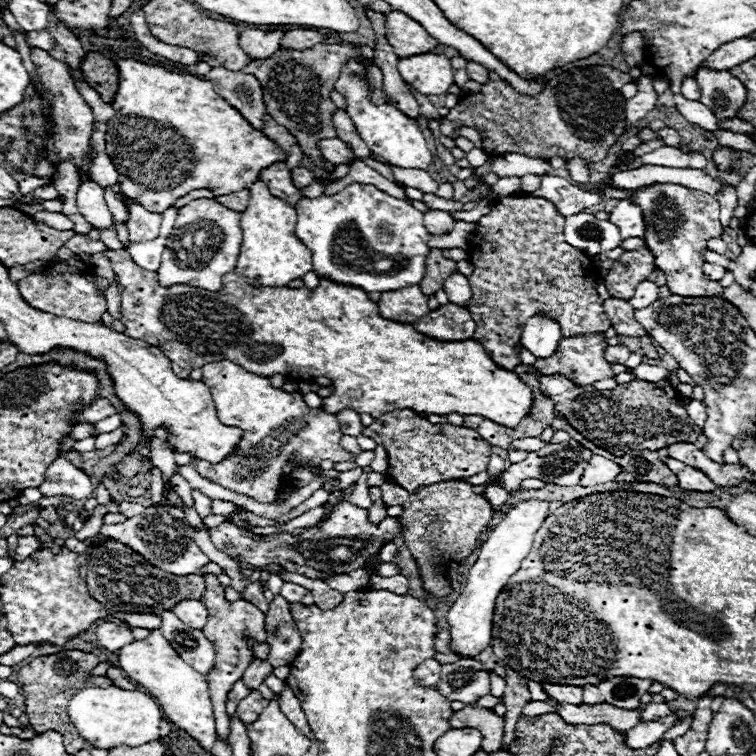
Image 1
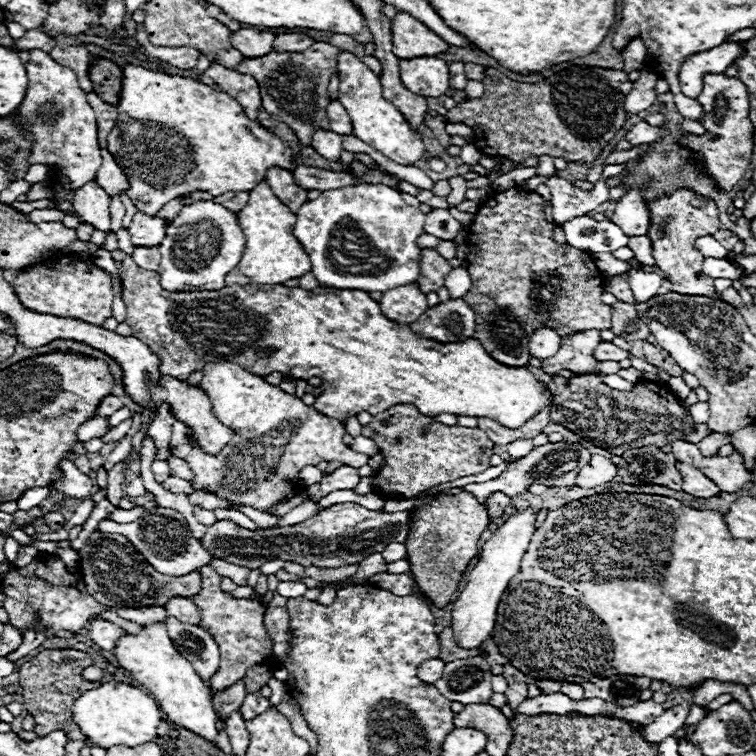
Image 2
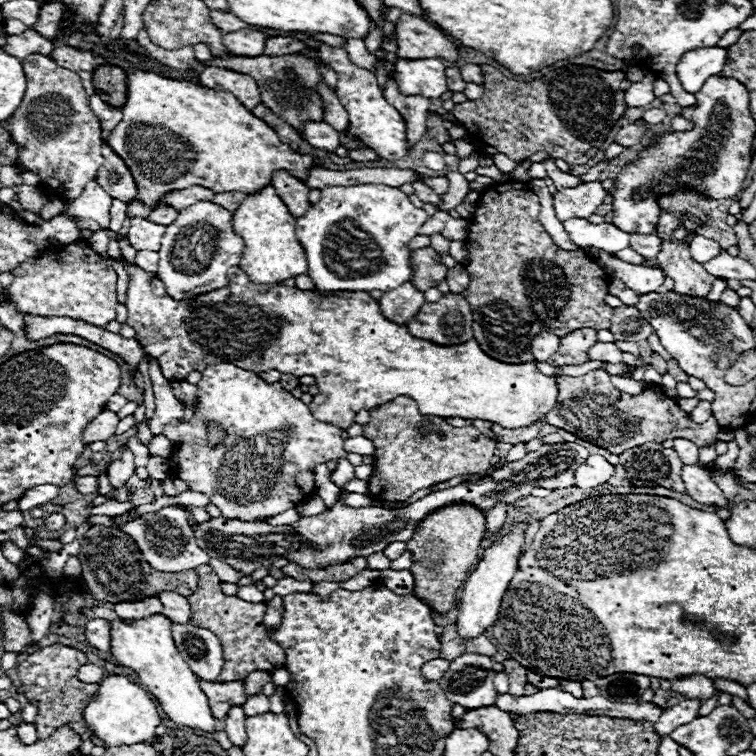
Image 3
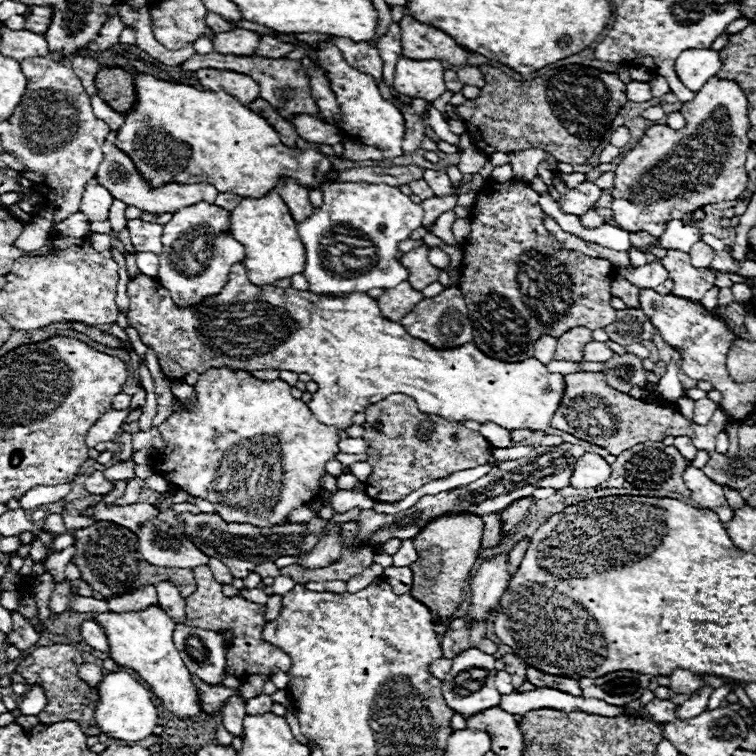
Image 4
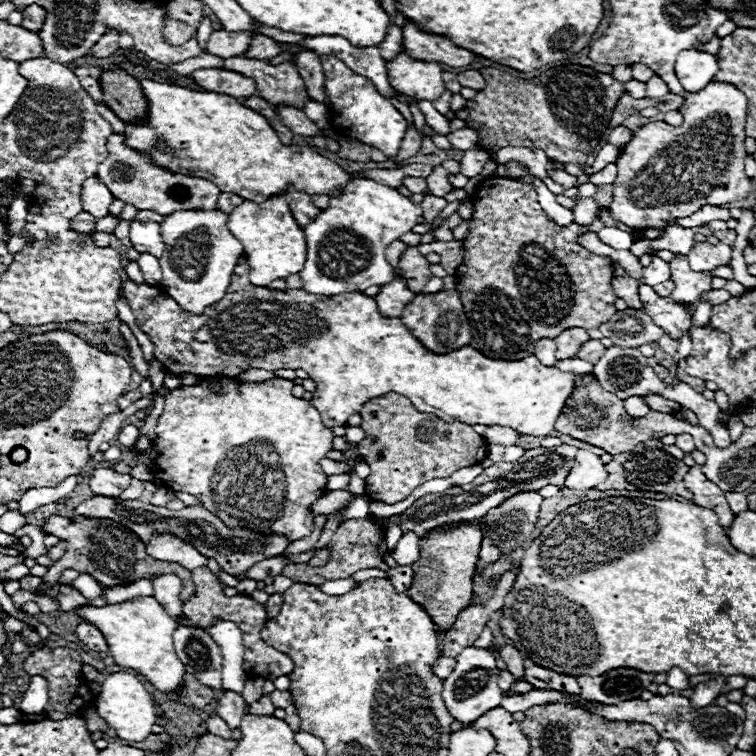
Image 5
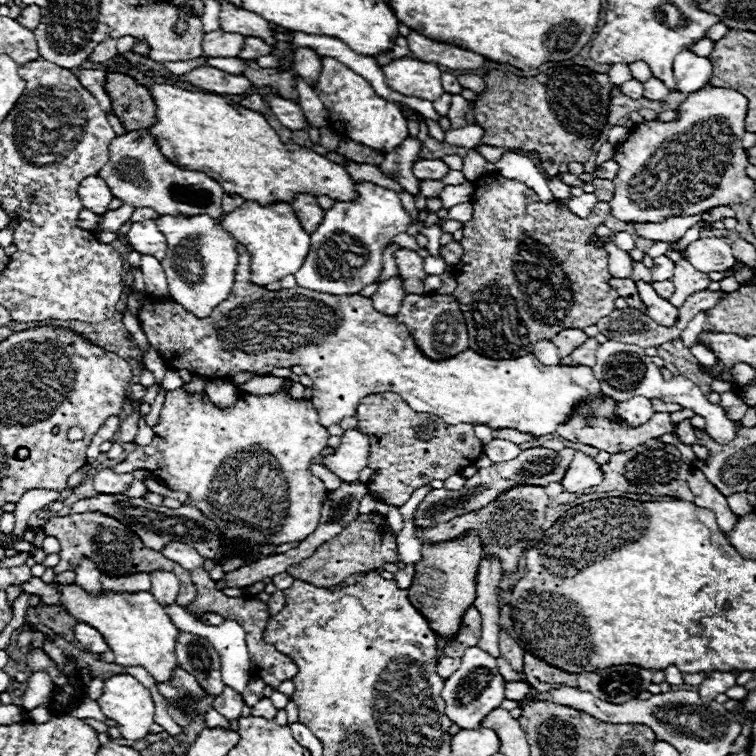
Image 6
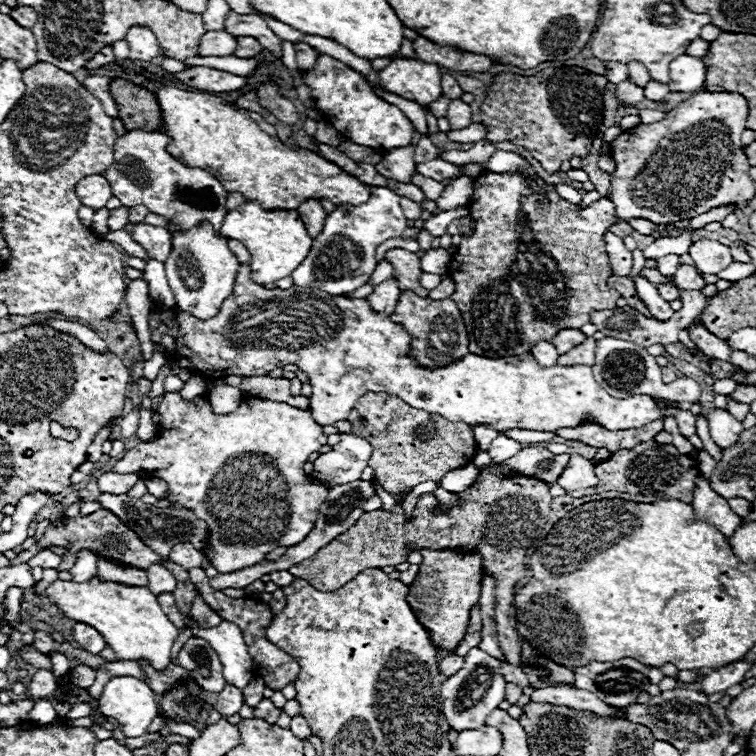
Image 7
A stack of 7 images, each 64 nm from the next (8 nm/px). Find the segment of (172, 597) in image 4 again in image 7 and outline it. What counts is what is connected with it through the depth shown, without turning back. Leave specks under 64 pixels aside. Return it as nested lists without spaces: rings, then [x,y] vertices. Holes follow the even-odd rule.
[[[152,564],[146,572],[148,572],[148,588],[152,592],[156,592],[156,596],[160,596],[164,592],[174,592],[176,578],[172,576],[170,570],[166,570],[160,564]]]

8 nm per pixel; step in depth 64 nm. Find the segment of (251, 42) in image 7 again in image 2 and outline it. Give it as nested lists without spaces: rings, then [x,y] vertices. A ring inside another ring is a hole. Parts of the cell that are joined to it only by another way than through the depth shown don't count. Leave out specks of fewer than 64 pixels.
[[[280,34],[274,40],[274,50],[276,52],[304,52],[306,48],[310,48],[316,40],[308,34]]]

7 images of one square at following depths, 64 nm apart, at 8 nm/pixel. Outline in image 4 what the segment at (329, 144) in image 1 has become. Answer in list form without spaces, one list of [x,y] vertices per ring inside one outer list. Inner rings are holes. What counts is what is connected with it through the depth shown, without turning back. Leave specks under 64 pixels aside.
[[[292,116],[290,124],[296,128],[298,136],[312,142],[312,144],[338,144],[342,142],[342,132],[338,128],[334,128],[332,124],[326,124],[318,118],[312,116]]]

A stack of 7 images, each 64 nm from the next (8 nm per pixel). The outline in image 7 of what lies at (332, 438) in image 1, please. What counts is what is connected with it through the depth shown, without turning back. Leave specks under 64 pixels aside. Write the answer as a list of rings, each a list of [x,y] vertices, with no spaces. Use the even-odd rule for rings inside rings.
[[[164,392],[158,414],[158,436],[150,444],[138,444],[128,450],[112,470],[116,474],[148,470],[154,478],[164,480],[170,490],[168,498],[174,502],[172,508],[188,508],[208,524],[210,544],[206,558],[218,572],[248,568],[262,562],[276,546],[290,548],[308,536],[316,524],[318,508],[328,496],[328,488],[310,482],[304,472],[308,456],[326,444],[326,434],[322,426],[314,422],[310,408],[302,410],[284,402],[246,398],[236,412],[216,414],[204,396],[184,400],[180,392]]]

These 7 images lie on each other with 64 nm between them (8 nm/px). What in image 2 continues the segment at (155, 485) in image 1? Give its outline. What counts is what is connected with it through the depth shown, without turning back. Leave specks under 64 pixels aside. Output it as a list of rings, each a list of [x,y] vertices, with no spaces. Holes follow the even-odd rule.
[[[160,460],[153,461],[151,464],[151,471],[158,483],[163,483],[171,475],[168,463]]]

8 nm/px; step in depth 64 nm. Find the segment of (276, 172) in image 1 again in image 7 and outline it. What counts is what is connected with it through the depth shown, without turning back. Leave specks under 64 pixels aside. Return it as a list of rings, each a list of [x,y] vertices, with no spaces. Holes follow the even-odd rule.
[[[310,198],[310,200],[304,200],[296,210],[300,212],[300,218],[304,220],[304,226],[308,228],[308,234],[314,238],[316,232],[322,230],[324,220],[326,220],[326,216],[328,216],[328,214],[324,212],[322,204],[320,204],[318,200]]]

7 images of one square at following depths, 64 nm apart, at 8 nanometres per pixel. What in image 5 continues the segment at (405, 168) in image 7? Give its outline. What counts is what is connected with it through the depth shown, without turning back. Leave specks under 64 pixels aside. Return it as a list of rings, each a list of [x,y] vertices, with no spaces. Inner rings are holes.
[[[408,126],[408,132],[406,132],[406,136],[404,136],[404,140],[402,140],[402,148],[400,148],[400,152],[398,152],[398,160],[408,160],[408,158],[412,158],[418,150],[420,150],[420,144],[422,144],[422,134],[420,134],[420,130],[416,128],[416,126]],[[404,178],[404,186],[412,192],[412,194],[422,194],[422,196],[428,196],[428,186],[426,186],[426,180],[424,178]]]

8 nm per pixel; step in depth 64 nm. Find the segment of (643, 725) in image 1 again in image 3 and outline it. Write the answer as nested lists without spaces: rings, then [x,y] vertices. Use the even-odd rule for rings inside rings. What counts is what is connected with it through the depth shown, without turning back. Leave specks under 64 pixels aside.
[[[682,700],[676,706],[670,706],[662,712],[660,720],[654,724],[654,730],[658,732],[658,736],[670,736],[672,730],[676,730],[680,724],[688,724],[696,718],[696,712],[700,708],[698,700]]]

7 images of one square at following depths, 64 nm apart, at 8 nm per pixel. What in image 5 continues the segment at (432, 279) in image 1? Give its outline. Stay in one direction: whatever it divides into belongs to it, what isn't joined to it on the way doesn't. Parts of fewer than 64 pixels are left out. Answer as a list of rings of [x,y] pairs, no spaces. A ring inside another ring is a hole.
[[[408,247],[402,253],[400,268],[402,268],[402,276],[406,280],[406,286],[416,294],[420,294],[422,288],[426,286],[426,282],[434,276],[430,272],[428,260],[418,252],[416,247]]]

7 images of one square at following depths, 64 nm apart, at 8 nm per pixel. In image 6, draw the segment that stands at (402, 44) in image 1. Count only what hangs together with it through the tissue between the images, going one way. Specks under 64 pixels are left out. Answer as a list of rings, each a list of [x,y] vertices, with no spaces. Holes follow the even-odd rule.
[[[410,30],[406,36],[408,48],[412,52],[412,58],[422,60],[422,62],[436,62],[452,70],[470,70],[470,68],[480,68],[484,64],[484,56],[474,54],[470,50],[462,50],[458,46],[438,42],[432,38],[426,38],[424,34],[418,34]]]

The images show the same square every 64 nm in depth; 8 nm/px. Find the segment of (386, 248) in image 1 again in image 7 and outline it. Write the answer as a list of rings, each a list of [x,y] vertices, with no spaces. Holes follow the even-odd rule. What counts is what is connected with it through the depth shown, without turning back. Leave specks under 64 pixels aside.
[[[370,186],[370,200],[360,206],[340,204],[326,216],[322,232],[314,238],[312,252],[308,252],[304,264],[292,272],[292,280],[302,288],[318,288],[332,296],[346,296],[356,288],[368,284],[376,270],[376,248],[394,236],[402,236],[408,226],[406,216],[398,204],[400,196],[382,186]]]

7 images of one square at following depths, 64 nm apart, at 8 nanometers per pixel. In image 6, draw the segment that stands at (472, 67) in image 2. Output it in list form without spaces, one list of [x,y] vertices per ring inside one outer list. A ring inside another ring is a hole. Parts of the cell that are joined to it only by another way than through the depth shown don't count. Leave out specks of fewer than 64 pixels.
[[[462,74],[462,76],[458,76],[458,82],[460,82],[462,88],[468,88],[468,90],[472,90],[476,94],[484,92],[484,88],[486,88],[484,80],[480,76],[476,76],[476,74]]]

